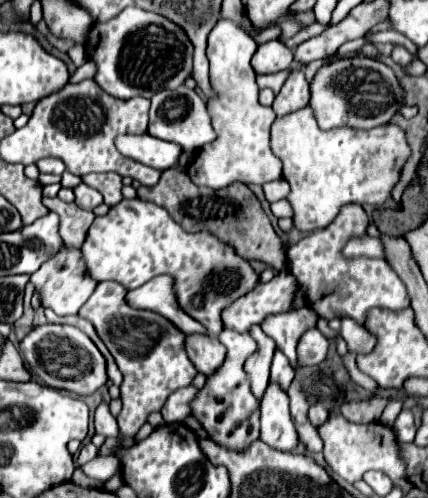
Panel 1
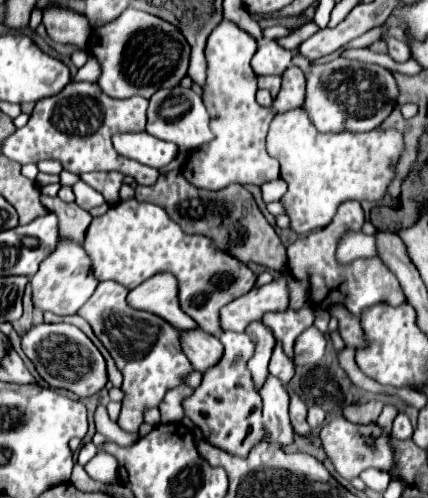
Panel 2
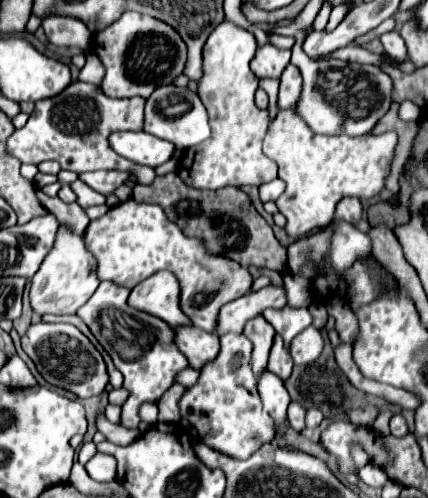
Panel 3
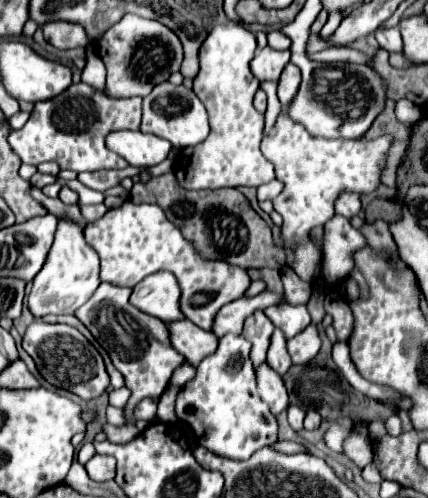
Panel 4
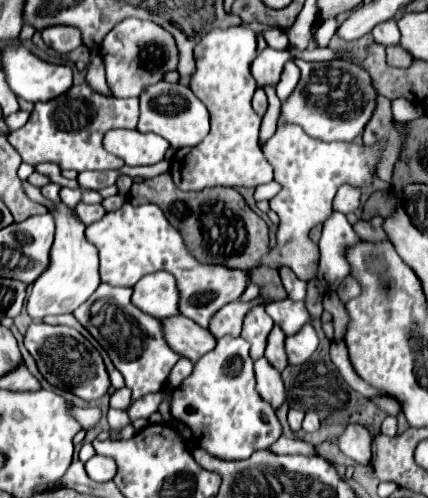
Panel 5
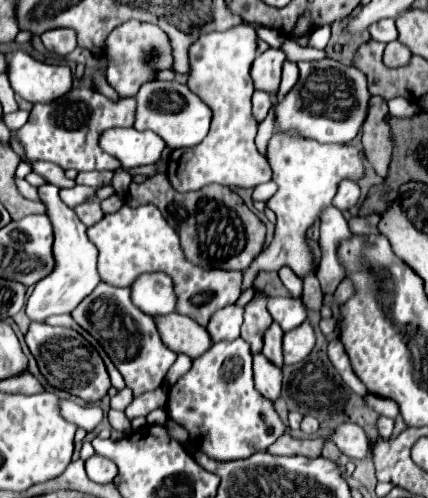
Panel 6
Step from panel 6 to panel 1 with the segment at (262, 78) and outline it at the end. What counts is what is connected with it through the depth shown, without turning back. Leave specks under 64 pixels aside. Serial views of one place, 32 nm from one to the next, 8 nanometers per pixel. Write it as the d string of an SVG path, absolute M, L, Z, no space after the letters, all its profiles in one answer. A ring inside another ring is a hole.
M272 40L258 46L252 58L252 68L256 74L274 74L280 70L288 70L292 62L294 62L294 52L286 48L282 42Z

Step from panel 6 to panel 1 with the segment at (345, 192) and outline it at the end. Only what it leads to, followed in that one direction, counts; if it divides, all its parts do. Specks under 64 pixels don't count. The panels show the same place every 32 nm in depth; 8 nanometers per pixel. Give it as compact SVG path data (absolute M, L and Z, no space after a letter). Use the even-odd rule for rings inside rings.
M346 204L340 208L336 220L324 228L316 230L296 244L288 246L288 268L296 276L296 282L304 288L306 292L306 302L308 306L320 314L322 318L334 318L338 314L354 318L358 324L364 324L366 312L370 308L390 308L390 310L400 310L410 306L410 298L406 294L404 282L398 278L398 274L390 268L386 260L376 260L376 258L342 258L340 250L342 246L354 238L354 236L364 236L368 226L368 216L362 210L360 204Z

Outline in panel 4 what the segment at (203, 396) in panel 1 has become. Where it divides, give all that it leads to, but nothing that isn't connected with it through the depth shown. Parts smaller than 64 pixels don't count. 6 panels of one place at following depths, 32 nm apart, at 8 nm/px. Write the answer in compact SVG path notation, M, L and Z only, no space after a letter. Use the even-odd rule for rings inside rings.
M222 336L216 352L196 366L196 376L176 396L176 416L190 424L200 446L232 460L248 460L256 450L278 440L276 416L256 392L250 344L242 336Z

